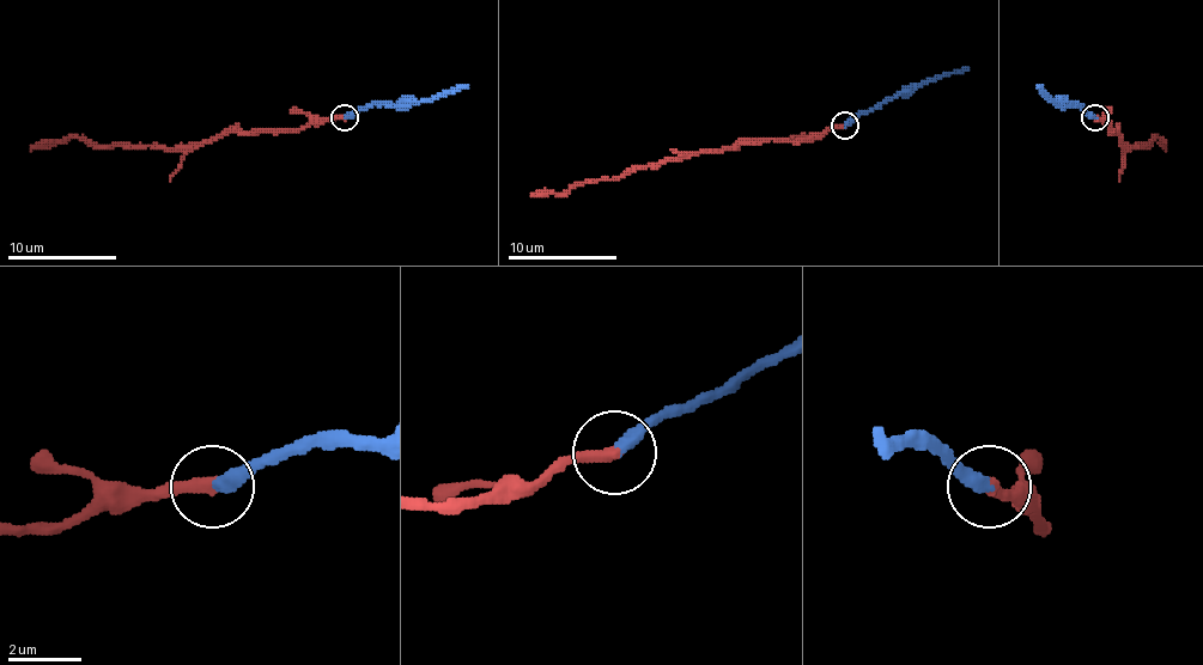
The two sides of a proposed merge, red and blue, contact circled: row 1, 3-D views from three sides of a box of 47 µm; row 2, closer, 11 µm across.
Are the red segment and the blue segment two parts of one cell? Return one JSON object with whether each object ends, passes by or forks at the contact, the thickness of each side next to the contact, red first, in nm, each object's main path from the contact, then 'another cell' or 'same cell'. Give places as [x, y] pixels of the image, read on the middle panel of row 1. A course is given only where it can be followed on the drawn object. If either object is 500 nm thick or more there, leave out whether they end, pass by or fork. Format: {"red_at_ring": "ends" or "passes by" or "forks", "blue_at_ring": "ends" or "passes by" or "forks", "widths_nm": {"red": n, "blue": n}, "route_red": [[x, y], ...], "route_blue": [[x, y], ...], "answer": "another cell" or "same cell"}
{"red_at_ring": "ends", "blue_at_ring": "ends", "widths_nm": {"red": 360, "blue": 360}, "route_red": [[845, 124], [799, 141], [739, 139], [730, 146], [632, 165], [611, 180], [530, 196]], "route_blue": [[845, 124], [911, 95], [924, 84], [968, 67]], "answer": "same cell"}

